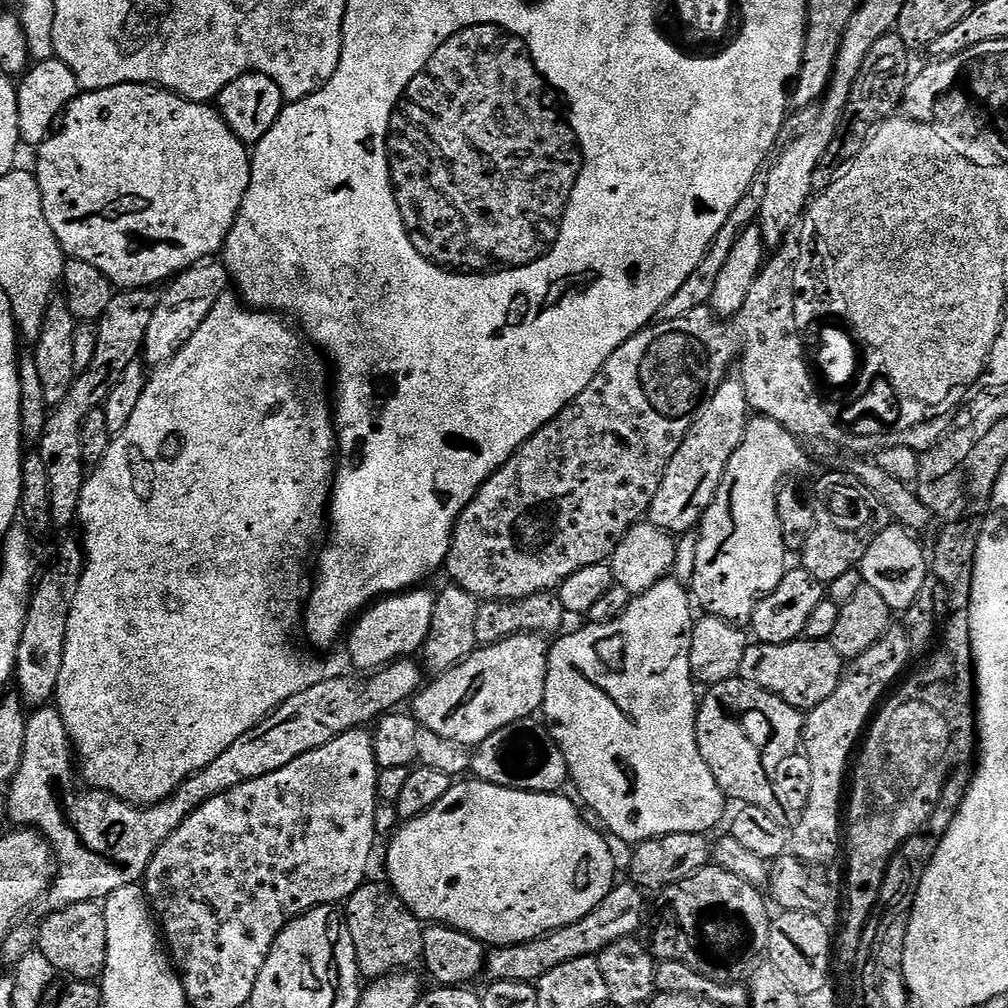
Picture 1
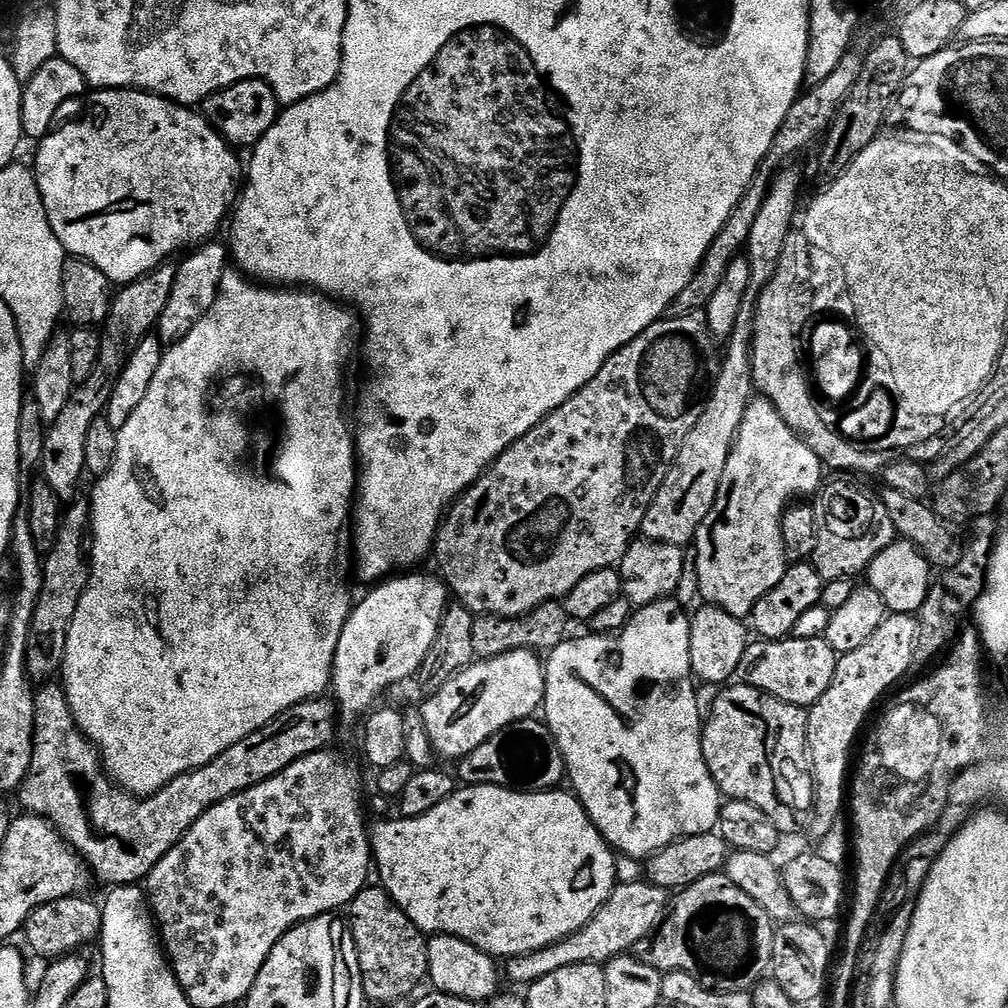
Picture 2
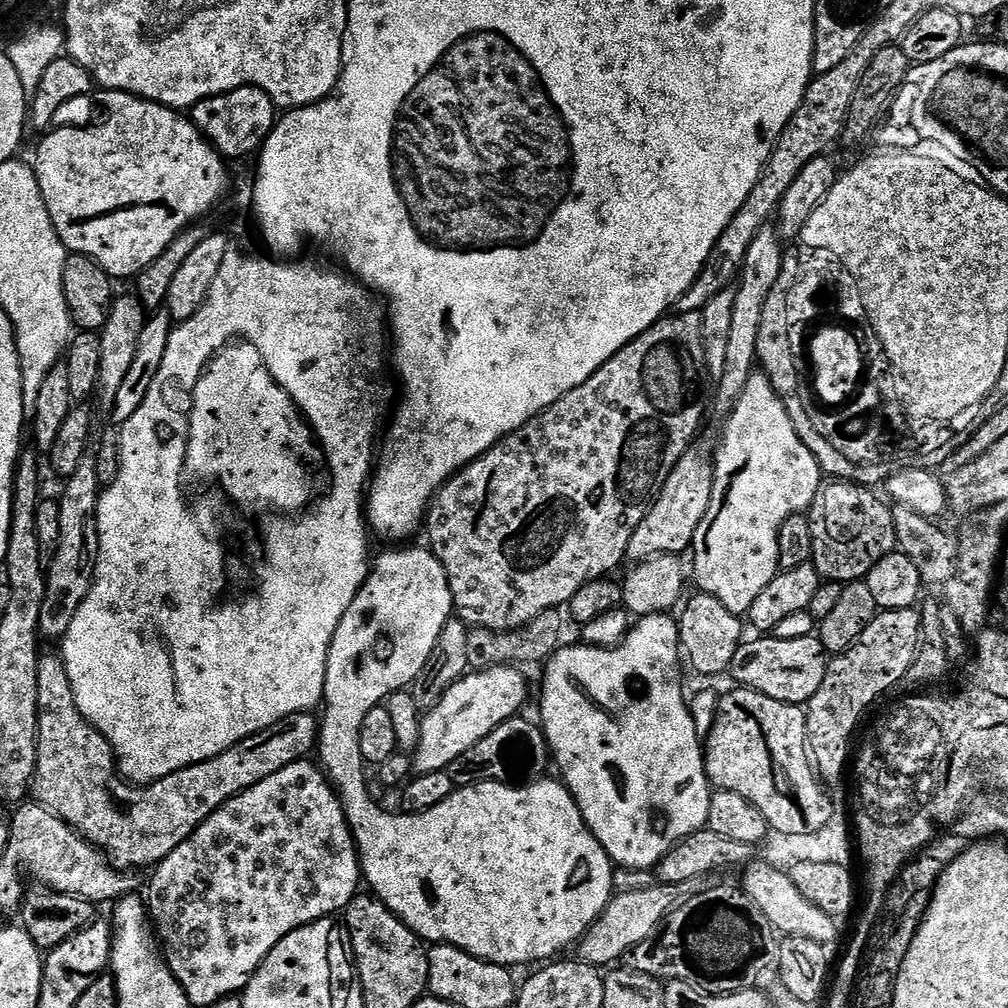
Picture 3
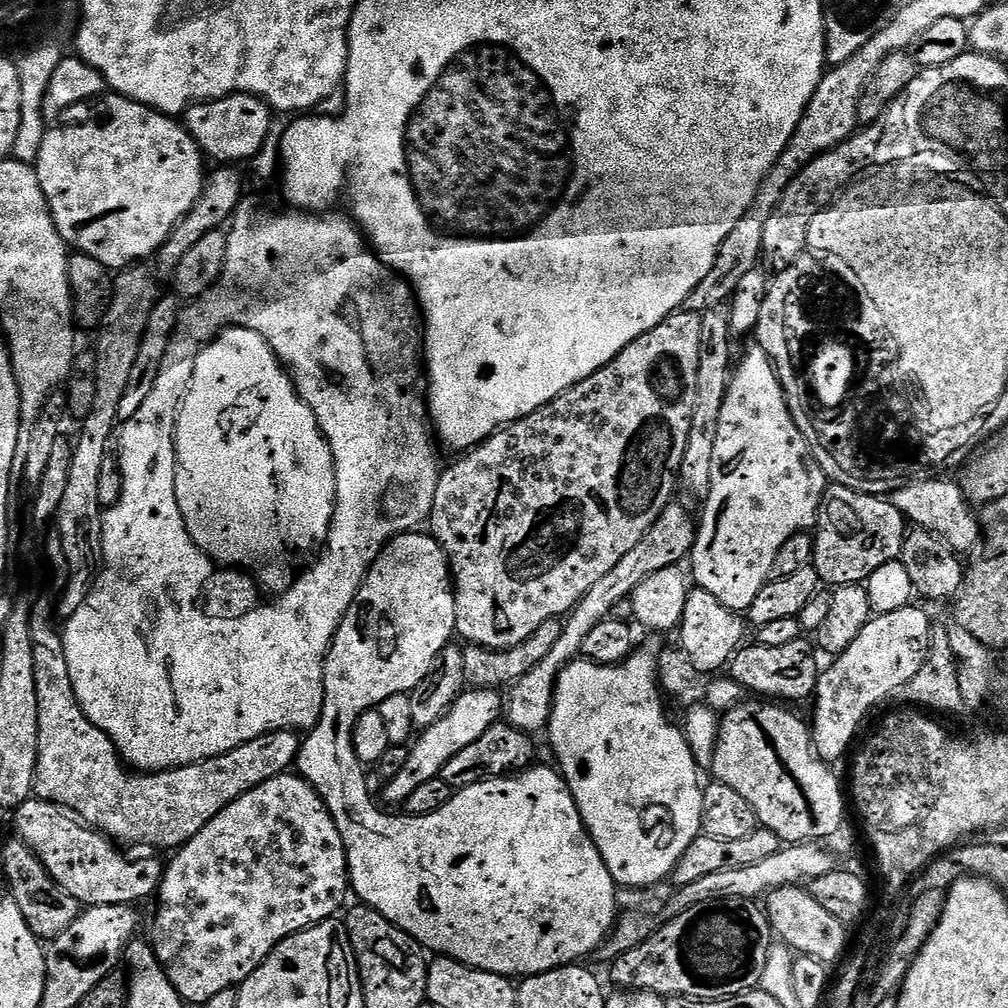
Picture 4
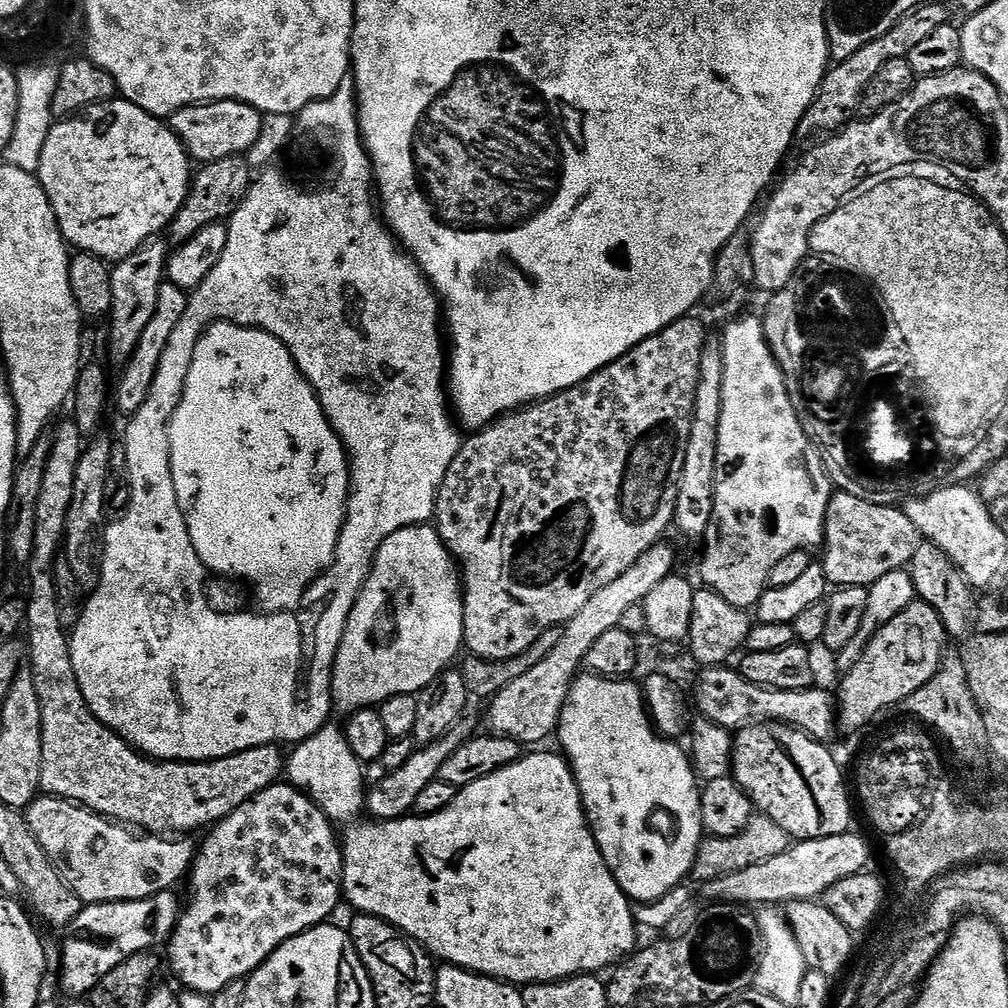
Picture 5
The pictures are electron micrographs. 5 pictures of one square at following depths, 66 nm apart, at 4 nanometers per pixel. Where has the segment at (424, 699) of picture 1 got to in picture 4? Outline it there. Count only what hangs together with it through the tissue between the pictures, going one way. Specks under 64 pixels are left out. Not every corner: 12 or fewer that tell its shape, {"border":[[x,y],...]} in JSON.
{"border":[[494,688],[460,693],[436,740],[415,739],[381,797],[403,805],[502,716]]}

